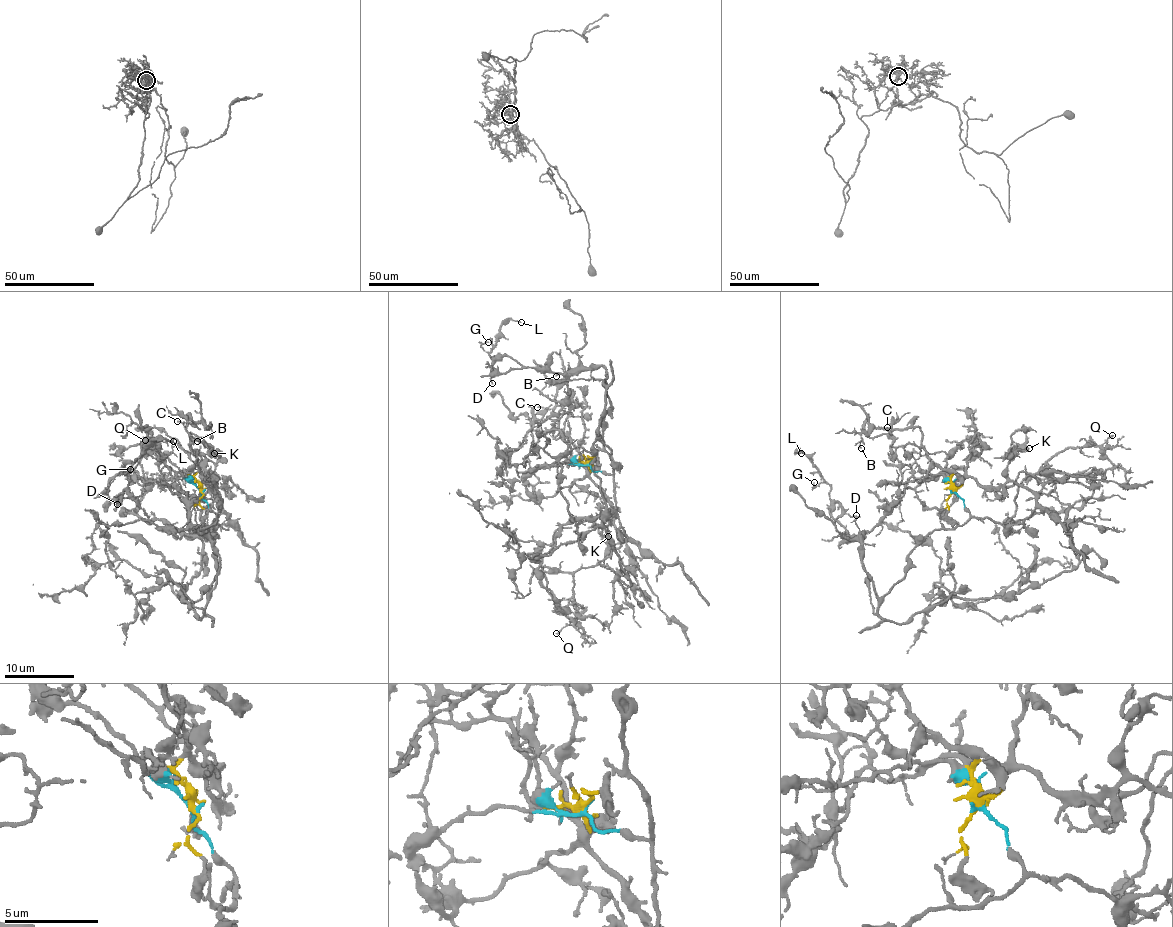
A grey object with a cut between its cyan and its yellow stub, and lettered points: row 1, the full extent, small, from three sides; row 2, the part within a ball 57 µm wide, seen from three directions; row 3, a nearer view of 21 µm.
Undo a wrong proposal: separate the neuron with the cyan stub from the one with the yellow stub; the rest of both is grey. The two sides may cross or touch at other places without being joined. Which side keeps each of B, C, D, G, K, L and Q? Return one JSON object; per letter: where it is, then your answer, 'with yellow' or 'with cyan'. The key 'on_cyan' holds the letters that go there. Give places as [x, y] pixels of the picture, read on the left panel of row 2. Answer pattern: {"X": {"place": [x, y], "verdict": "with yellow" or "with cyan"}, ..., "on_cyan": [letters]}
{"B": {"place": [197, 441], "verdict": "with yellow"}, "C": {"place": [177, 421], "verdict": "with yellow"}, "D": {"place": [117, 504], "verdict": "with cyan"}, "G": {"place": [130, 469], "verdict": "with cyan"}, "K": {"place": [214, 453], "verdict": "with yellow"}, "L": {"place": [173, 441], "verdict": "with cyan"}, "Q": {"place": [145, 440], "verdict": "with yellow"}, "on_cyan": ["D", "G", "L"]}

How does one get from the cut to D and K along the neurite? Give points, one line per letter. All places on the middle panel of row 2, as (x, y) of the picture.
D: (589, 462), (614, 473), (603, 437), (612, 403), (603, 367), (537, 372), (503, 355), (493, 365), (492, 383)
K: (589, 462), (579, 461), (587, 470), (589, 479), (601, 491), (612, 512), (606, 515), (610, 521), (609, 537)

